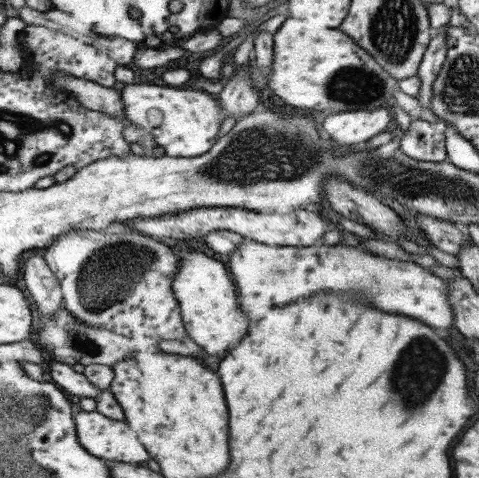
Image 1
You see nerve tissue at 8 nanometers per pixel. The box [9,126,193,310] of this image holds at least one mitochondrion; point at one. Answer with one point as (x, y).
(43, 160)

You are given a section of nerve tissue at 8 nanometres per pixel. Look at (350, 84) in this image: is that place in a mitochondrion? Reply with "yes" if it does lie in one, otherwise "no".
yes

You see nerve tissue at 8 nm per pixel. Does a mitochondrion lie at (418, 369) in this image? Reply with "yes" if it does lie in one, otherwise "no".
yes

